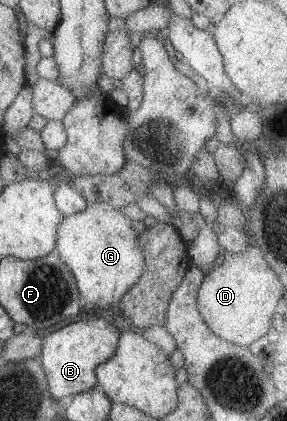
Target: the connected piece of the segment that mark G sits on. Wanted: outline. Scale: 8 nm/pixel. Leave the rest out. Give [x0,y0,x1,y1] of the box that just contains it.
[55,203,144,307]

